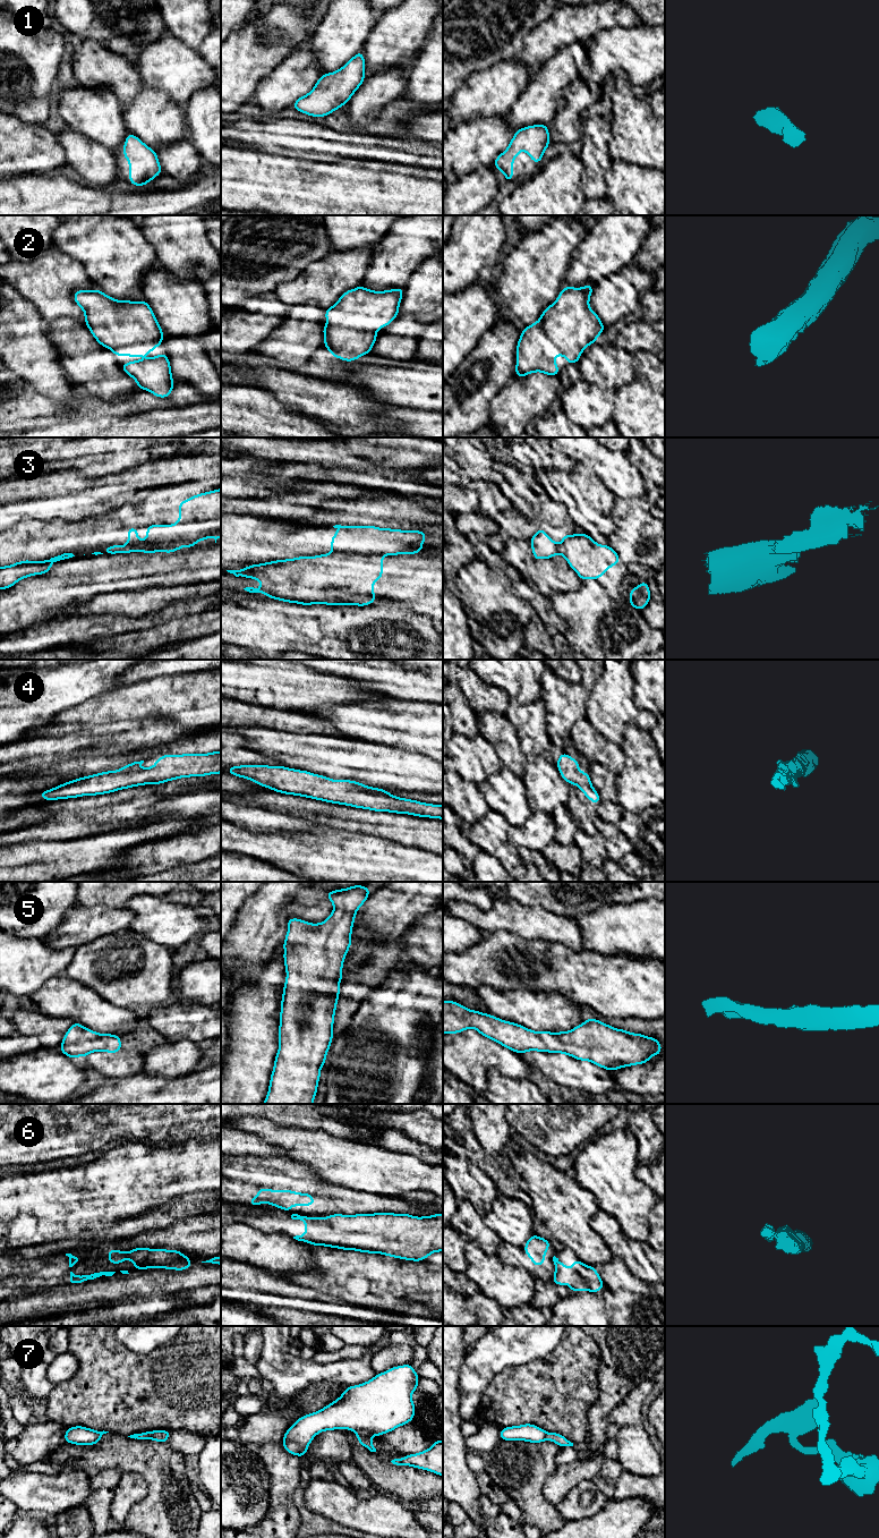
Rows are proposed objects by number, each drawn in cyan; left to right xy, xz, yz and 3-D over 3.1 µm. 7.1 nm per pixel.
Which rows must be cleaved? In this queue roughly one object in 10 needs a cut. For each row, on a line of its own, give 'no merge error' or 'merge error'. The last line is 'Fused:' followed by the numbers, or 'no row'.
1: no merge error
2: no merge error
3: merge error
4: no merge error
5: no merge error
6: merge error
7: merge error
Fused: 3, 6, 7

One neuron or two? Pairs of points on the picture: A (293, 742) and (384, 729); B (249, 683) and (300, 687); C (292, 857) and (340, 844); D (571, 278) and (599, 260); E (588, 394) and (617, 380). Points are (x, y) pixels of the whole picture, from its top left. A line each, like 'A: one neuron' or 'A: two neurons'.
A: two neurons
B: one neuron
C: one neuron
D: one neuron
E: two neurons

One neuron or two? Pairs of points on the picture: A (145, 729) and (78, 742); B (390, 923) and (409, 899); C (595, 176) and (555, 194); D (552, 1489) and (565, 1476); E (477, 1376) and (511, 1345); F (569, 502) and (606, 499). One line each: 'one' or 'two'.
A: one
B: one
C: two
D: one
E: one
F: one

